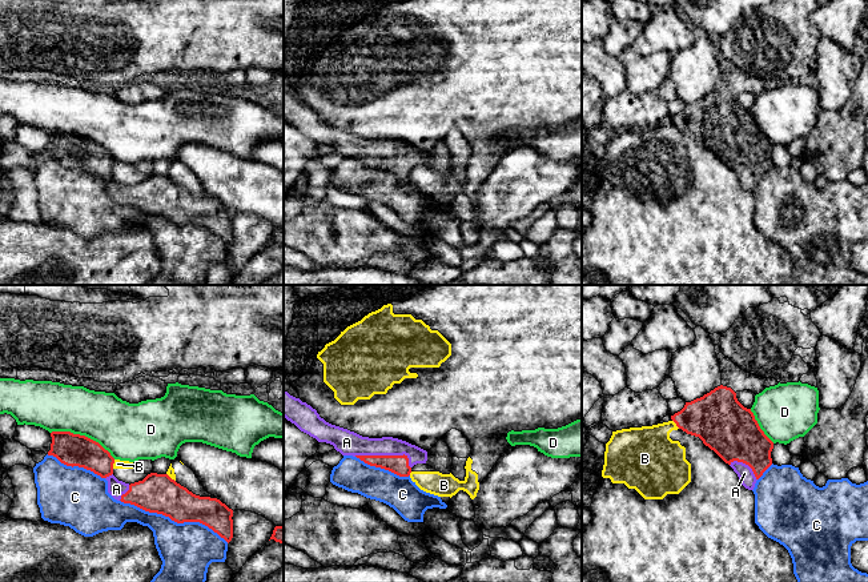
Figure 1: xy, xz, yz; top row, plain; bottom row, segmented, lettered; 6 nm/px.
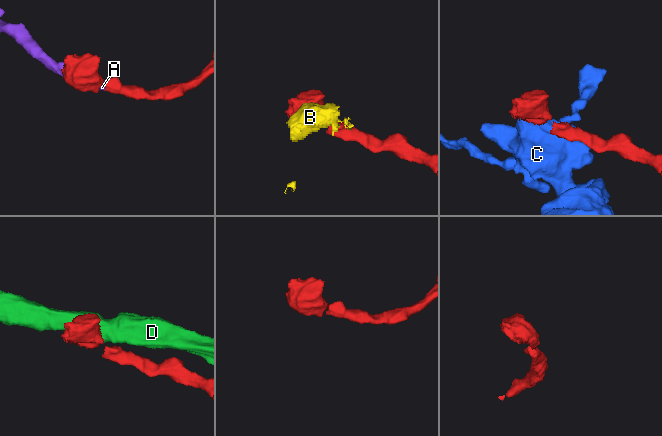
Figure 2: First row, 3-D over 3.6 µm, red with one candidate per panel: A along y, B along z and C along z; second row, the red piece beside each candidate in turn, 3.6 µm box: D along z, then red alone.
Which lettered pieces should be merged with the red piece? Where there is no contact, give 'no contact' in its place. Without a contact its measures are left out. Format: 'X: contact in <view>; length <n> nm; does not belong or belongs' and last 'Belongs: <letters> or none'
A: contact in xz; length 360 nm; belongs
B: contact in xy; length 60 nm; does not belong
C: contact in xy; length 700 nm; does not belong
D: contact in xy; length 420 nm; does not belong
Belongs: A

